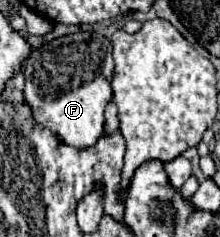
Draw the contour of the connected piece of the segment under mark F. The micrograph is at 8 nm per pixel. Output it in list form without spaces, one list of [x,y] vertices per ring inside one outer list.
[[[83,30],[55,38],[33,50],[25,62],[25,104],[31,108],[39,126],[57,134],[63,144],[73,148],[91,148],[103,132],[103,110],[113,98],[113,58],[111,42],[95,32]]]

